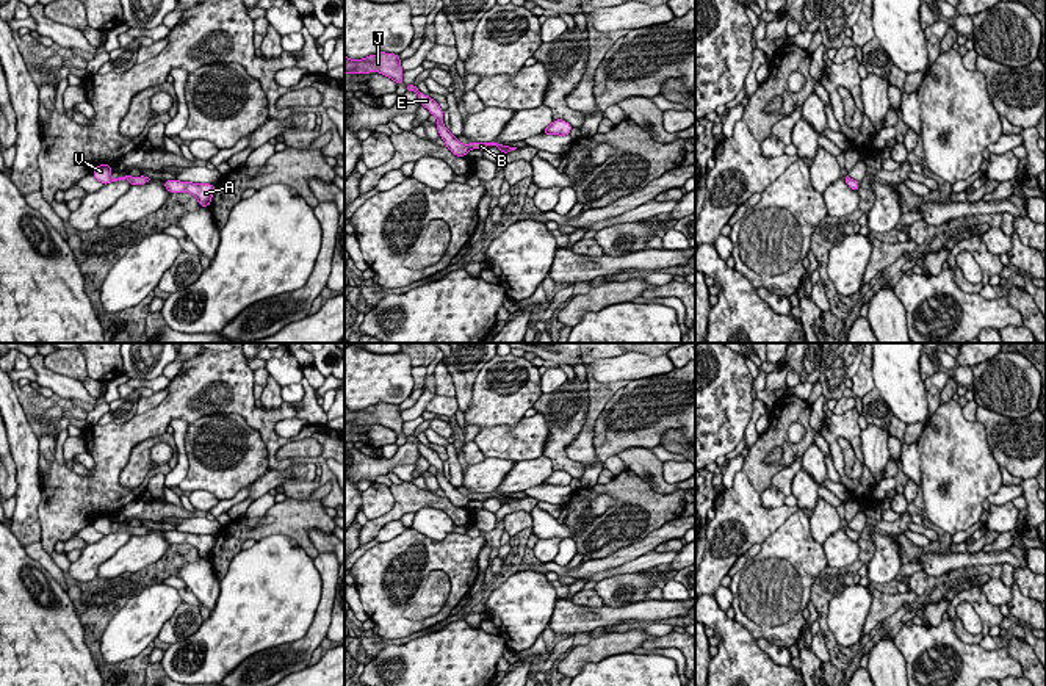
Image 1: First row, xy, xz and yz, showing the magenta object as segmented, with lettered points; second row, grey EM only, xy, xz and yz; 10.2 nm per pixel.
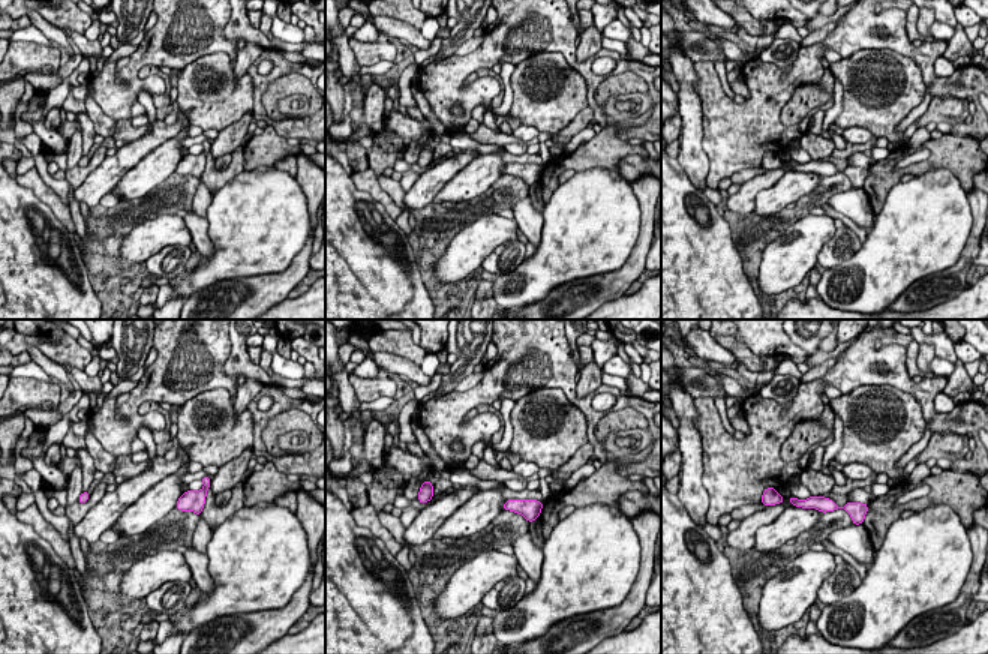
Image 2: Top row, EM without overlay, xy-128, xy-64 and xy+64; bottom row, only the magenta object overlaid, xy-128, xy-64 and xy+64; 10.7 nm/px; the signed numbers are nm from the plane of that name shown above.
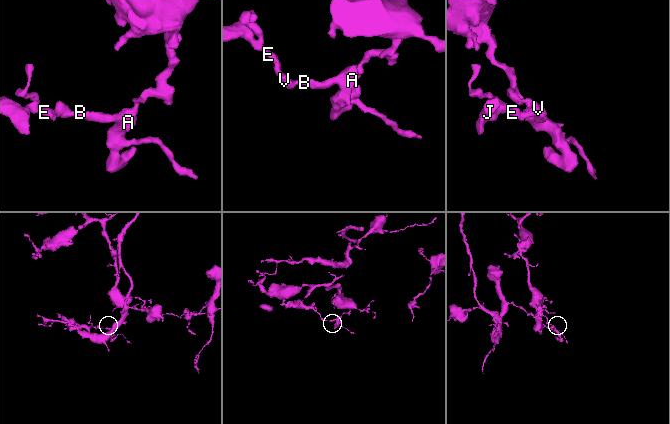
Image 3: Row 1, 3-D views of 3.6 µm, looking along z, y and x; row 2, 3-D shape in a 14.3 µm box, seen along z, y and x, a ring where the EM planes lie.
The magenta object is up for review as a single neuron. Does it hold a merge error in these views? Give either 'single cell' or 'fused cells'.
single cell

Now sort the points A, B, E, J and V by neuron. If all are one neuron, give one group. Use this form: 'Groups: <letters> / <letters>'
Groups: A B E J V

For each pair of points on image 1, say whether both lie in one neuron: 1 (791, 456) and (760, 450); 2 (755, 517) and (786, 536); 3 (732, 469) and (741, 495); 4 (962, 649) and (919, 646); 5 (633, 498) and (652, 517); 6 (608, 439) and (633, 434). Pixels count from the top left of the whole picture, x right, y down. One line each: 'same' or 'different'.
1: same
2: different
3: different
4: same
5: same
6: same

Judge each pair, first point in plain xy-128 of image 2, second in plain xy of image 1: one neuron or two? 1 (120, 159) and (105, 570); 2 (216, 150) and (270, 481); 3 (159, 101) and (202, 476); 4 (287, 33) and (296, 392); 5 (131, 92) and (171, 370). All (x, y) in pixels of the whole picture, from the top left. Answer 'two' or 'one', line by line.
1: two
2: one
3: two
4: one
5: two

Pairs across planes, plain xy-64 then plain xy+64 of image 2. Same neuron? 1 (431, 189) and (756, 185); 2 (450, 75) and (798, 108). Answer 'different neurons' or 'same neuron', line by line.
1: same neuron
2: different neurons

